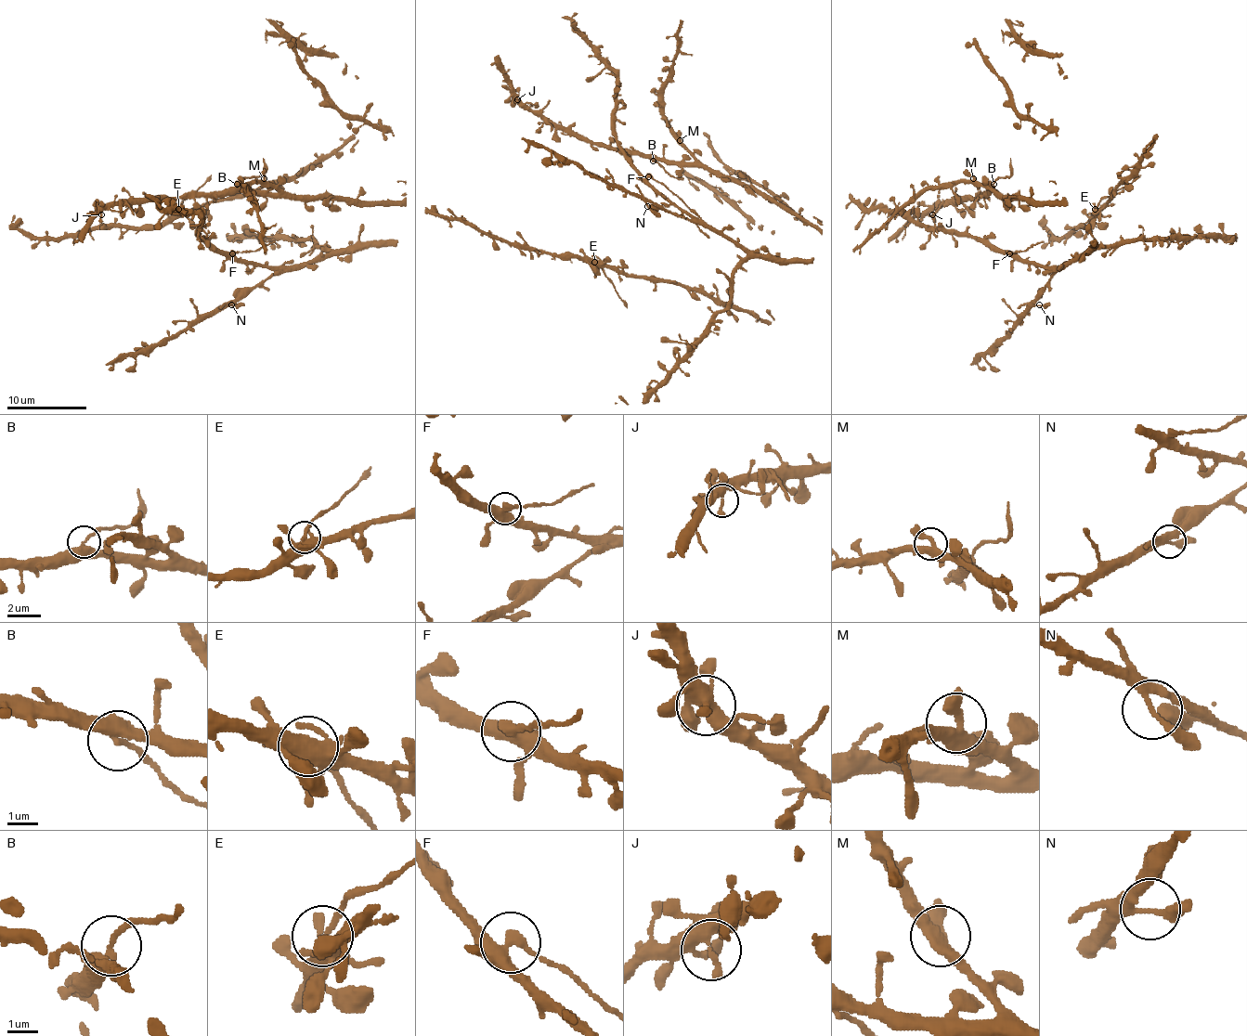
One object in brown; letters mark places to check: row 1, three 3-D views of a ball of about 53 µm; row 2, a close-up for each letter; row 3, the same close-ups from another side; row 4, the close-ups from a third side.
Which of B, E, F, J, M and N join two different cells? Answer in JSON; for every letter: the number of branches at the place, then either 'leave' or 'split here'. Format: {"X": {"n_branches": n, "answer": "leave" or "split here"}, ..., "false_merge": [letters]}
{"B": {"n_branches": 3, "answer": "split here"}, "E": {"n_branches": 7, "answer": "split here"}, "F": {"n_branches": 4, "answer": "split here"}, "J": {"n_branches": 5, "answer": "leave"}, "M": {"n_branches": 3, "answer": "leave"}, "N": {"n_branches": 3, "answer": "leave"}, "false_merge": ["B", "E", "F"]}

